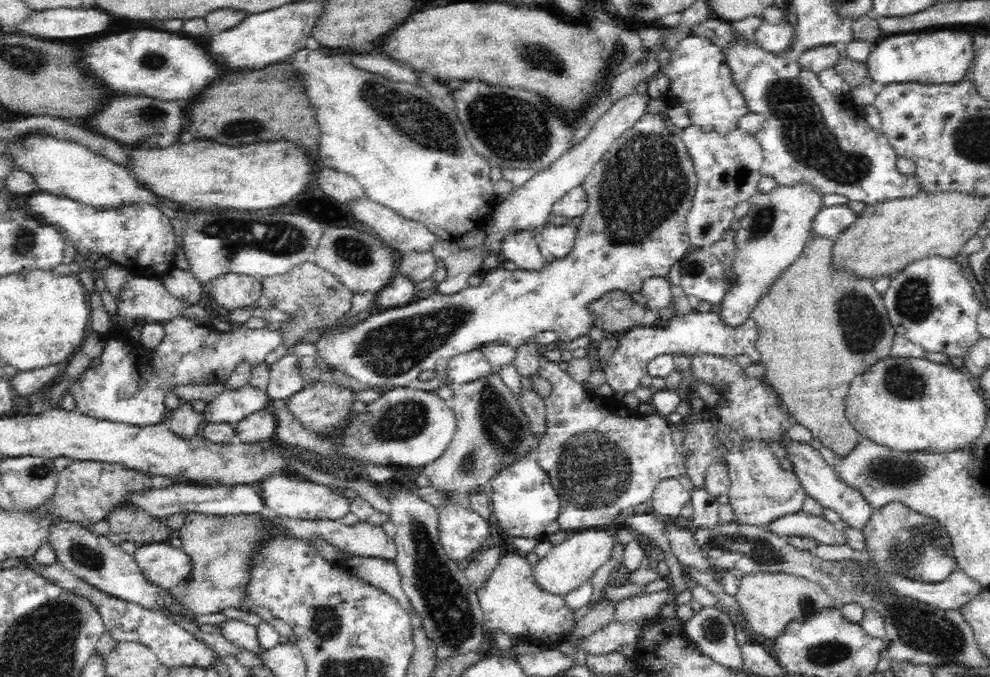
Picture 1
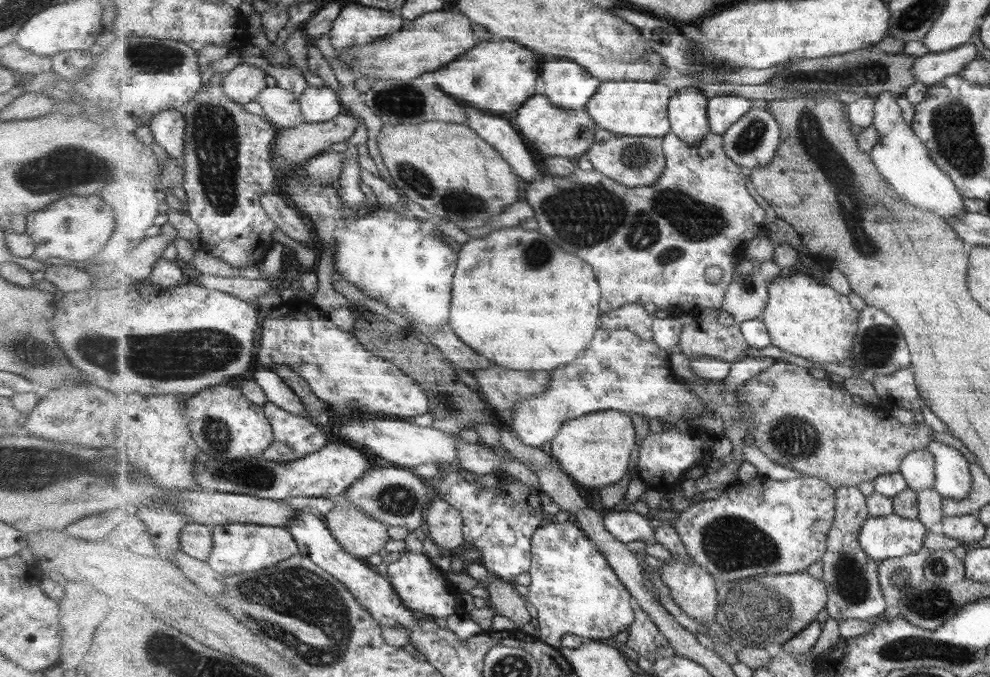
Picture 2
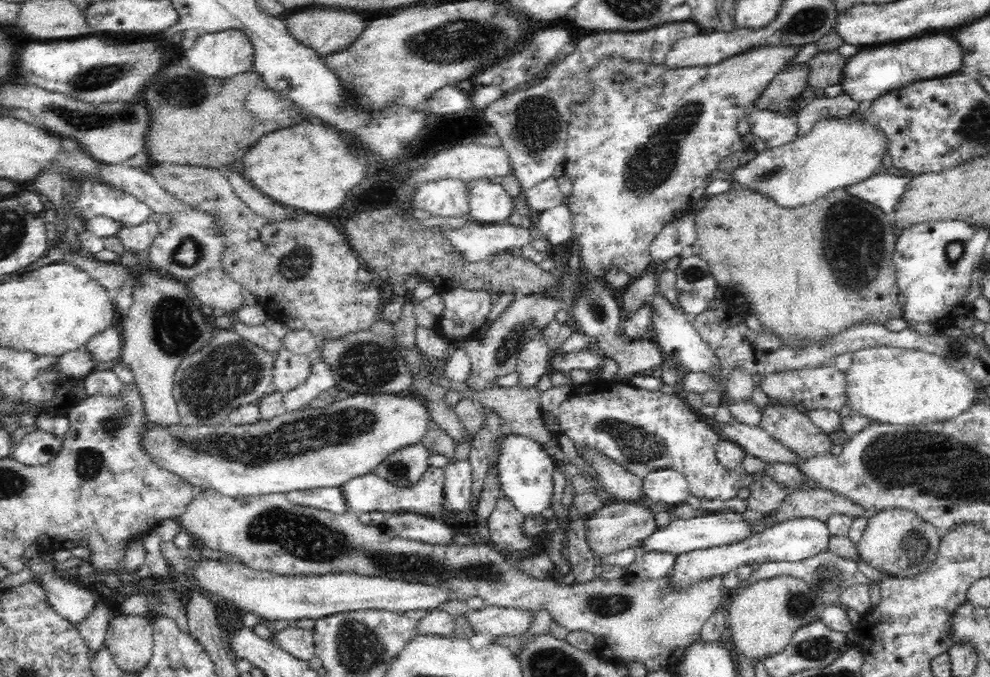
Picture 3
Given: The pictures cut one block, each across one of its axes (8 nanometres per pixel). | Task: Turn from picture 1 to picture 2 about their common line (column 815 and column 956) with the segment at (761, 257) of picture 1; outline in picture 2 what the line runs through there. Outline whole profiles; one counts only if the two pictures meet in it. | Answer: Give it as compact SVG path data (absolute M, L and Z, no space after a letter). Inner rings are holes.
M885 90L876 96L875 120L873 126L880 133L879 142L869 152L873 162L878 166L881 174L893 185L895 190L911 204L935 212L943 218L955 218L967 212L964 196L959 193L955 181L937 165L931 157L926 142L919 138L901 116L901 108L897 104L897 95Z

